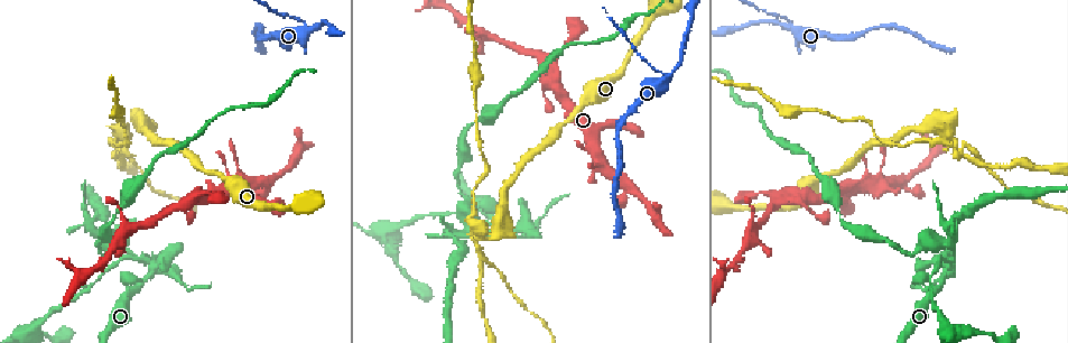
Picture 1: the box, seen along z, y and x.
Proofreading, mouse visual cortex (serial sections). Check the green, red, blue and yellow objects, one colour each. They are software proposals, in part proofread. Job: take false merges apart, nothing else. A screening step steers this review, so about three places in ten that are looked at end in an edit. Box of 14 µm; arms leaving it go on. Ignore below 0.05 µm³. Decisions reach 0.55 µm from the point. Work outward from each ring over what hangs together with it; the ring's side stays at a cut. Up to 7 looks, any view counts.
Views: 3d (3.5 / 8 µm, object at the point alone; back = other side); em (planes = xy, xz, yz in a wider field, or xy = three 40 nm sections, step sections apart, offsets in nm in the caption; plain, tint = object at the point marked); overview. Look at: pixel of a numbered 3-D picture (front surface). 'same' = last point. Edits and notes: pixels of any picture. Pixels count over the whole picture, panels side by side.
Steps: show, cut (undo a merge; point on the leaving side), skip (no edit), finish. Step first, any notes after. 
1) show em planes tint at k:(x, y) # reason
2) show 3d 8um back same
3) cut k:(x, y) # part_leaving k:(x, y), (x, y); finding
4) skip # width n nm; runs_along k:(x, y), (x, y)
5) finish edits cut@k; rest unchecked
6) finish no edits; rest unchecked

show 3d 3.5um at 1:(307, 28) # abrupt turn

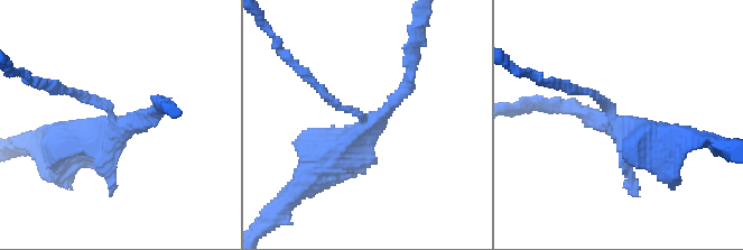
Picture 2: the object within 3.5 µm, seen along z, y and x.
show em xy step 3 tint at 2:(374, 121) # now the EM

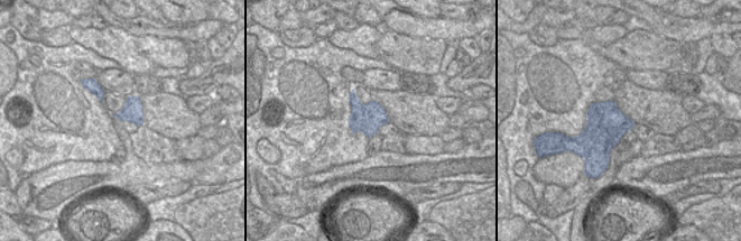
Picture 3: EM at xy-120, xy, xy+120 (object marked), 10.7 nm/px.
cut 2:(84, 98) # part_leaving 2:(112, 120), (91, 95), (36, 82); two cells meet here

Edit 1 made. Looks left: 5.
show 3d 3.5um at 1:(876, 184) # branch point

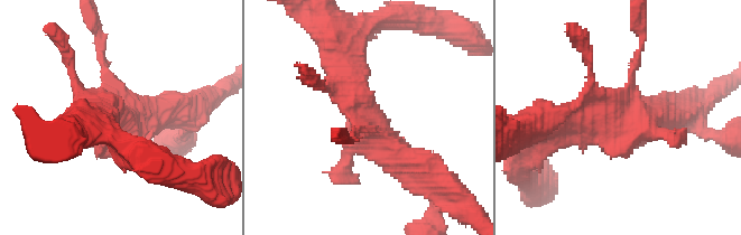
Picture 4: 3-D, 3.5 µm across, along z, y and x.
show em xy step 5 tint at 4:(363, 122) # now the EM

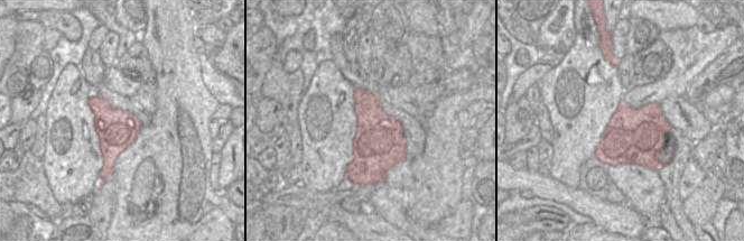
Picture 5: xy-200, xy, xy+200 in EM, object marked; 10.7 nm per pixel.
skip # runs_along 4:(351, 54), (368, 129), (419, 166); continuous, no second cell

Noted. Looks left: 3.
finish edits cut@2; rest unchecked

